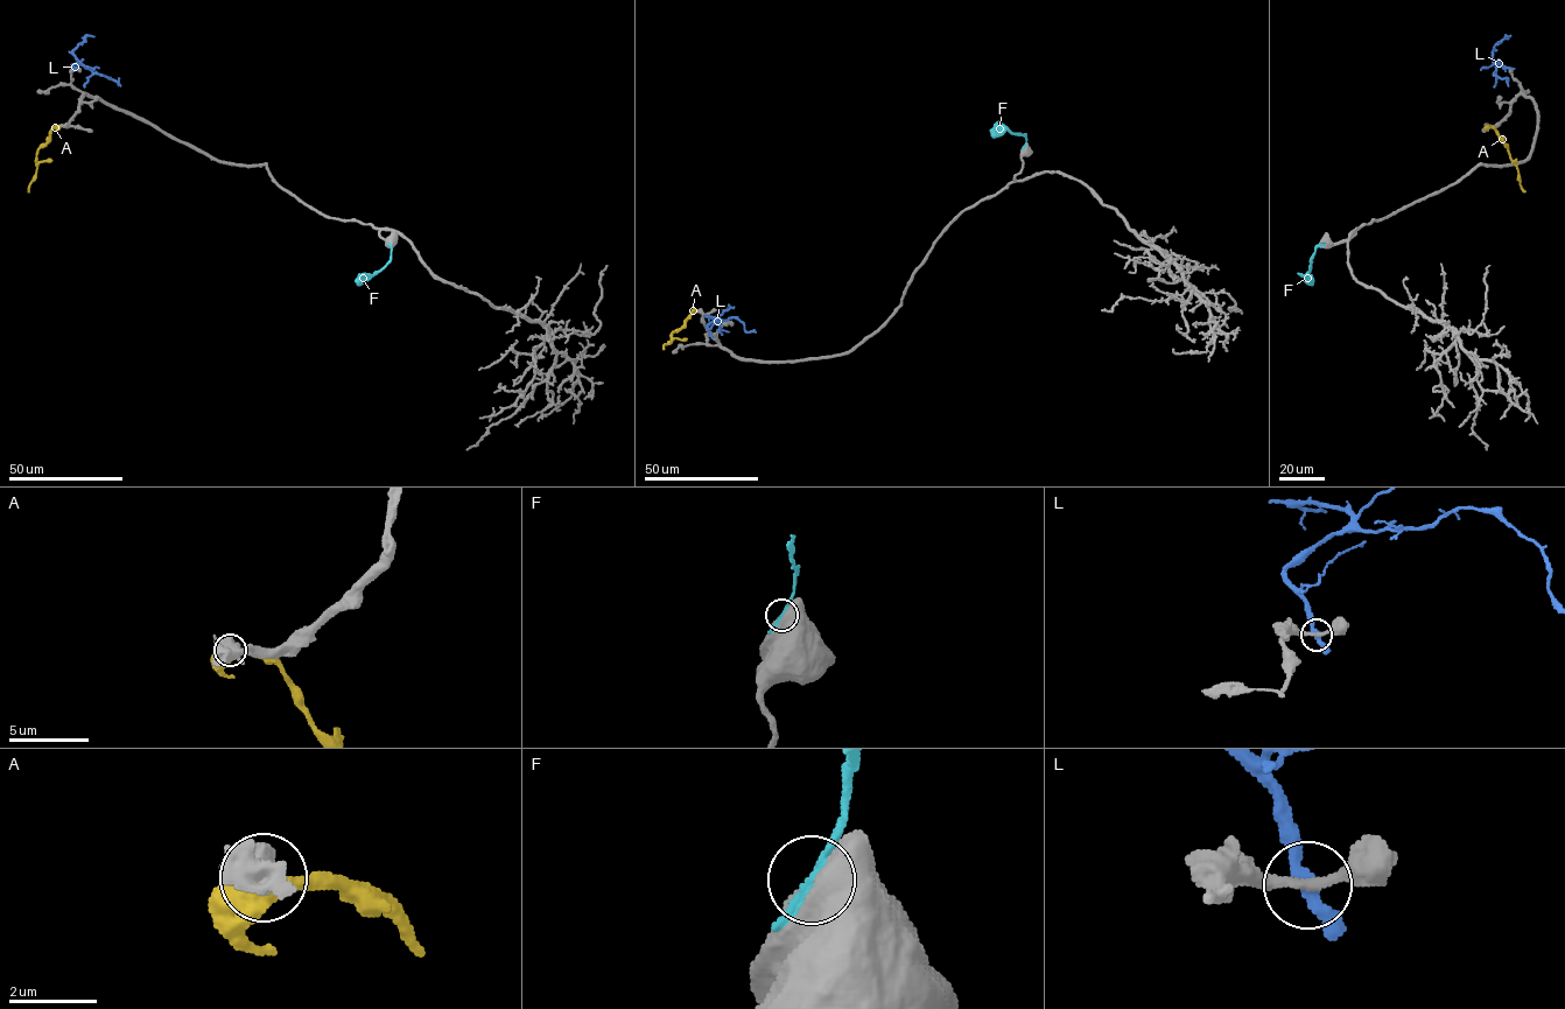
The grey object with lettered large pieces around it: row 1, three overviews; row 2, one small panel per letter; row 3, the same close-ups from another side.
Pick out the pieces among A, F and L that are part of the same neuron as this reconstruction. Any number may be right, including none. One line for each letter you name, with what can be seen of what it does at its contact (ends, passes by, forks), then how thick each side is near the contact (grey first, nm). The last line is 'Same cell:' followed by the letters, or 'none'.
A: it passes by; calibres 440 and 650 nm
Same cell: A

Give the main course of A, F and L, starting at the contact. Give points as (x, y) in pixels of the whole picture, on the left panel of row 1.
A: (58, 126), (51, 128), (50, 139), (39, 149), (35, 177), (28, 191)
F: (390, 244), (391, 260), (359, 281)
L: (76, 69), (71, 65), (82, 64), (120, 85)

